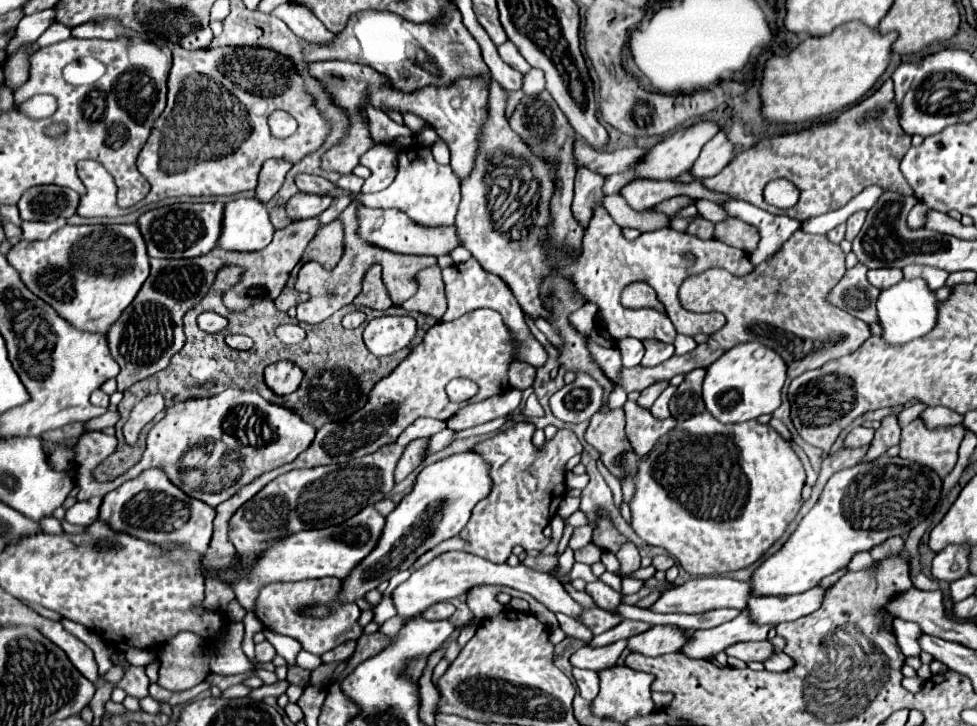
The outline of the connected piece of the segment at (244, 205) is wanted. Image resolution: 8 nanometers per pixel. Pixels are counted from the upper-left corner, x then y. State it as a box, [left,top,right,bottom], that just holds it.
[220,198,274,252]

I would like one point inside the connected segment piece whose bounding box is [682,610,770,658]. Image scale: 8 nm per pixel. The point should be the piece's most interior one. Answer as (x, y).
(703, 643)

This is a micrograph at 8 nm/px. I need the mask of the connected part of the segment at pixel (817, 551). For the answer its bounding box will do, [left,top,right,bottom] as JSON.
[752,454,942,596]

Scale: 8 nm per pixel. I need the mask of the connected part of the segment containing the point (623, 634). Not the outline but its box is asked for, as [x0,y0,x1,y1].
[588,620,650,648]

